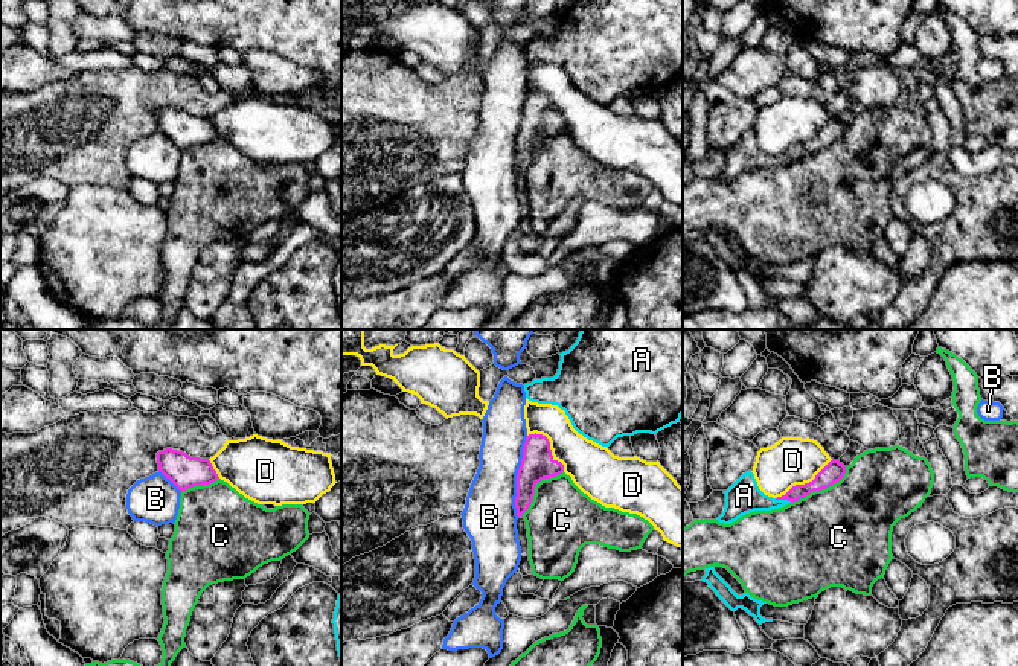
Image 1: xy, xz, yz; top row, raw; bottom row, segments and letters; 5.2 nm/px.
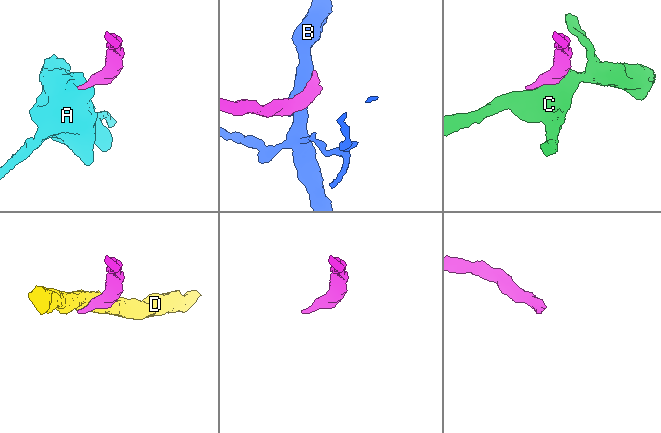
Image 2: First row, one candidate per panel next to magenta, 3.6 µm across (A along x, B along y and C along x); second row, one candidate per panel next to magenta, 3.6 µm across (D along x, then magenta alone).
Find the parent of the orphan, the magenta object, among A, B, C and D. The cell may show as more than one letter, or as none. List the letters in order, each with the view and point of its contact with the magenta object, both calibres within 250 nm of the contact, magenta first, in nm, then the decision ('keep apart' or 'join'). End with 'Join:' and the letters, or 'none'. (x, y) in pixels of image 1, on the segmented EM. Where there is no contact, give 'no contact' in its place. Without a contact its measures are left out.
A: yz (784, 499) | 90/180 nm | join
B: xz (517, 477) | 170/280 nm | keep apart
C: yz (822, 488) | 110/480 nm | keep apart
D: xz (549, 447) | 170/260 nm | keep apart
Join: A

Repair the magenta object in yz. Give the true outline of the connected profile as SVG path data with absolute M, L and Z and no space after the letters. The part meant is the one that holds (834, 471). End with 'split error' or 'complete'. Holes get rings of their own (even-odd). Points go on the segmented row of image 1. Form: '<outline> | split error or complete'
M831 460L812 482L792 486L785 495L773 498L765 495L751 471L742 474L727 491L725 506L716 518L719 523L730 524L745 514L754 511L771 511L805 498L814 491L821 491L840 482L846 474L846 466L840 460Z | split error

